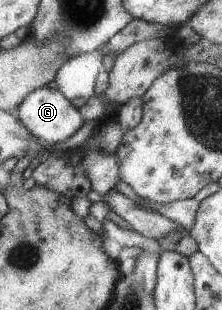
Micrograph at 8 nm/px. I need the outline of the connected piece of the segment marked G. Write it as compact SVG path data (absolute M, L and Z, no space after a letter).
M48 87L27 96L18 106L16 115L35 136L49 144L67 140L86 121L63 92Z

